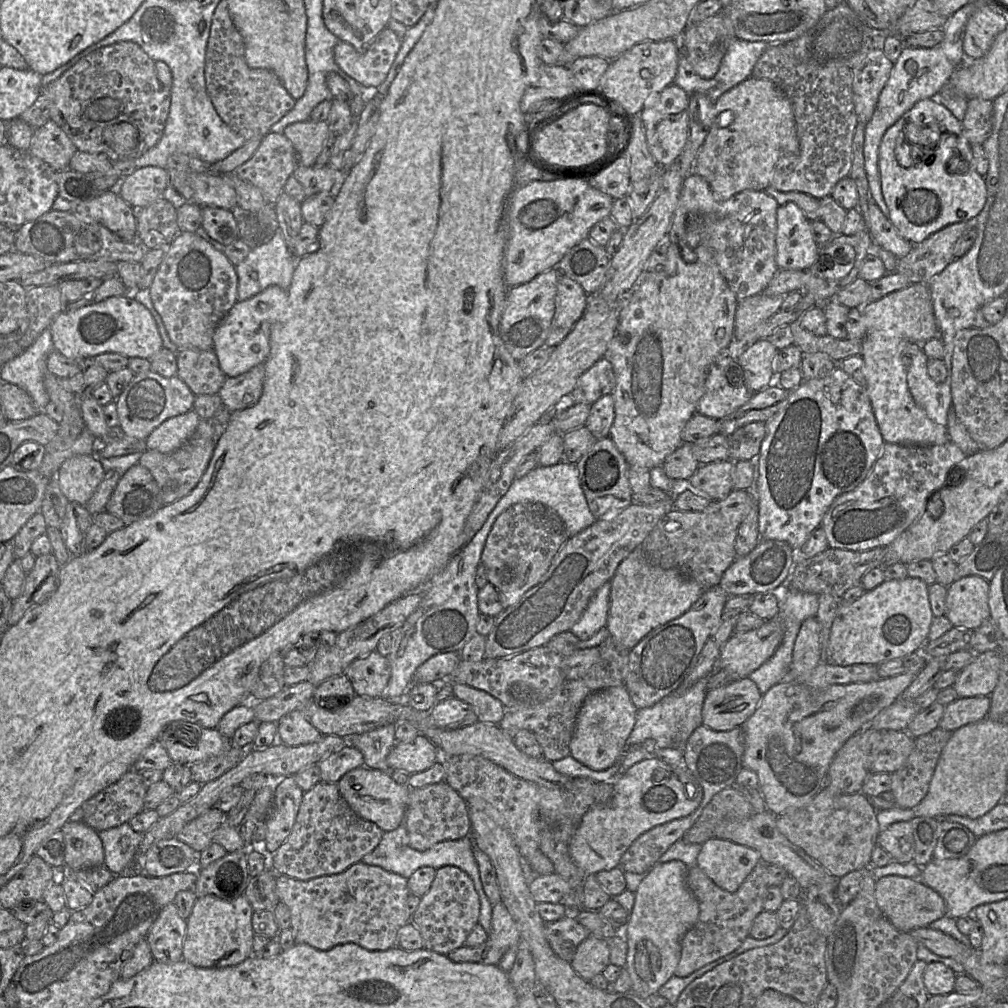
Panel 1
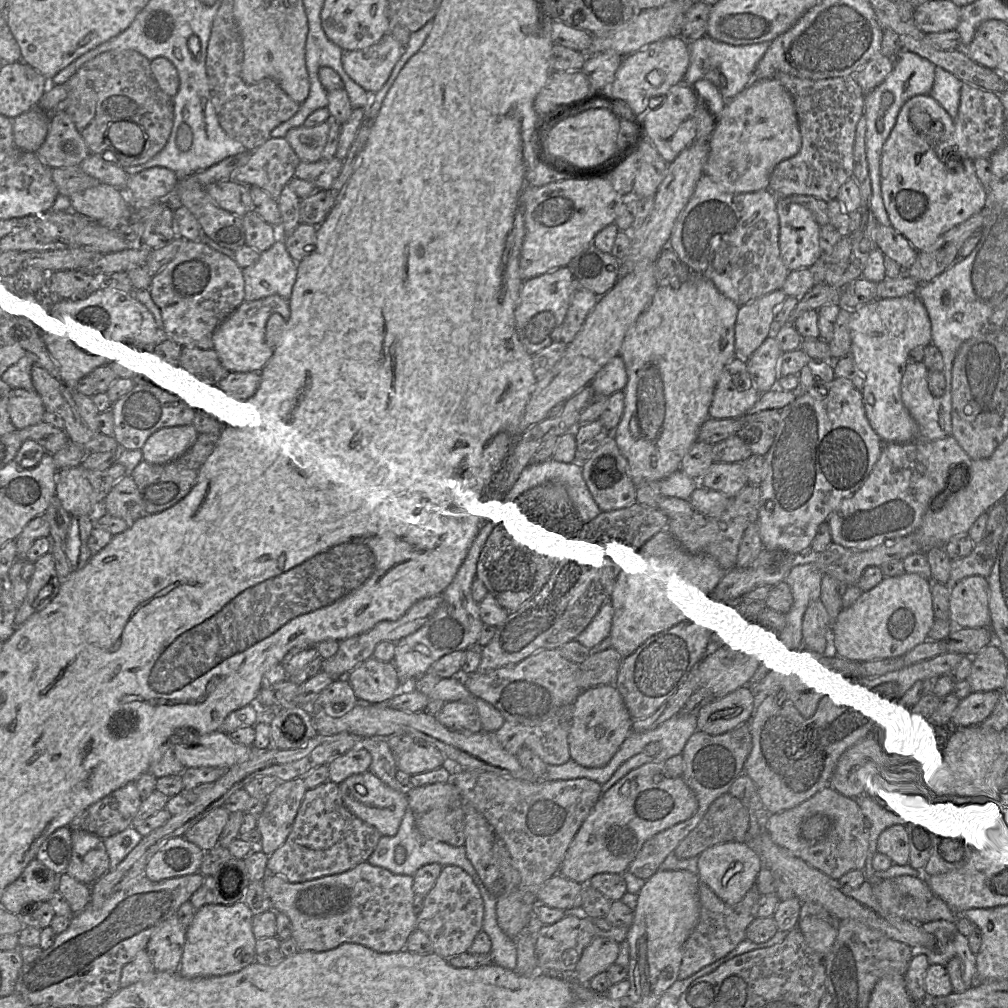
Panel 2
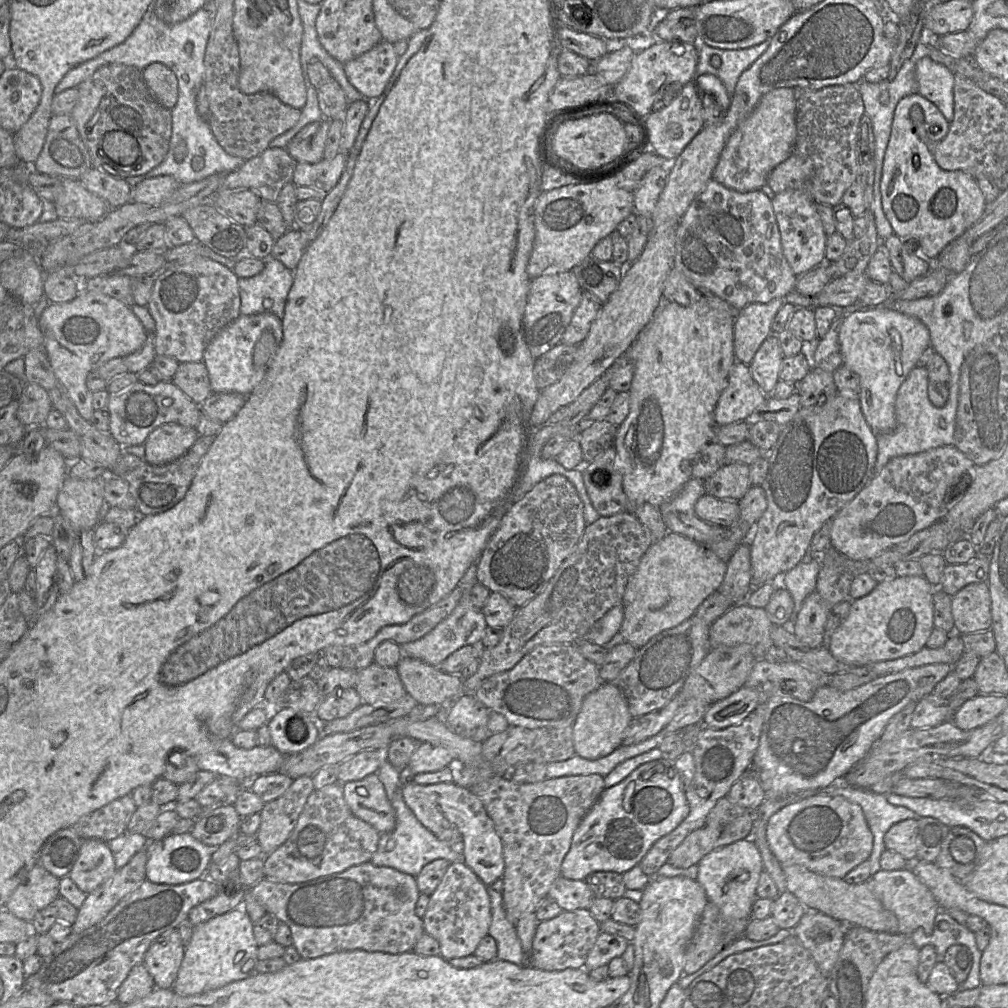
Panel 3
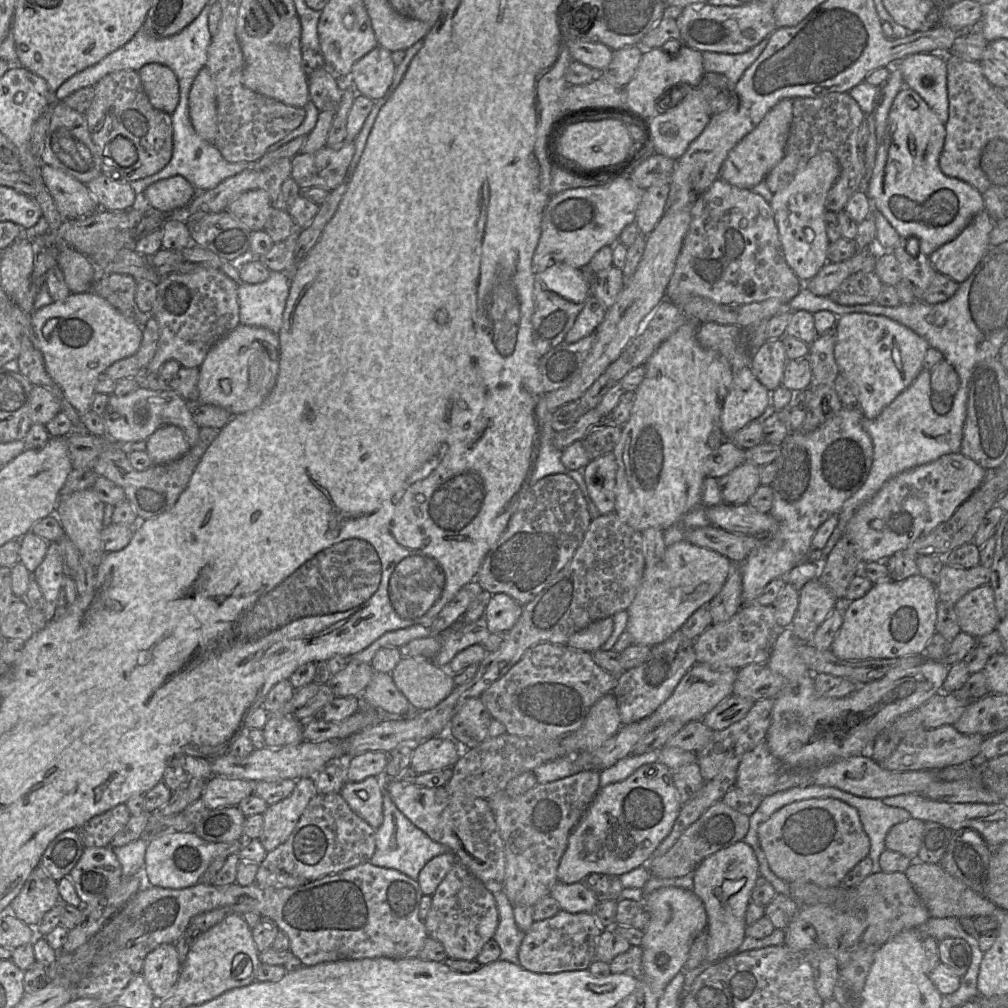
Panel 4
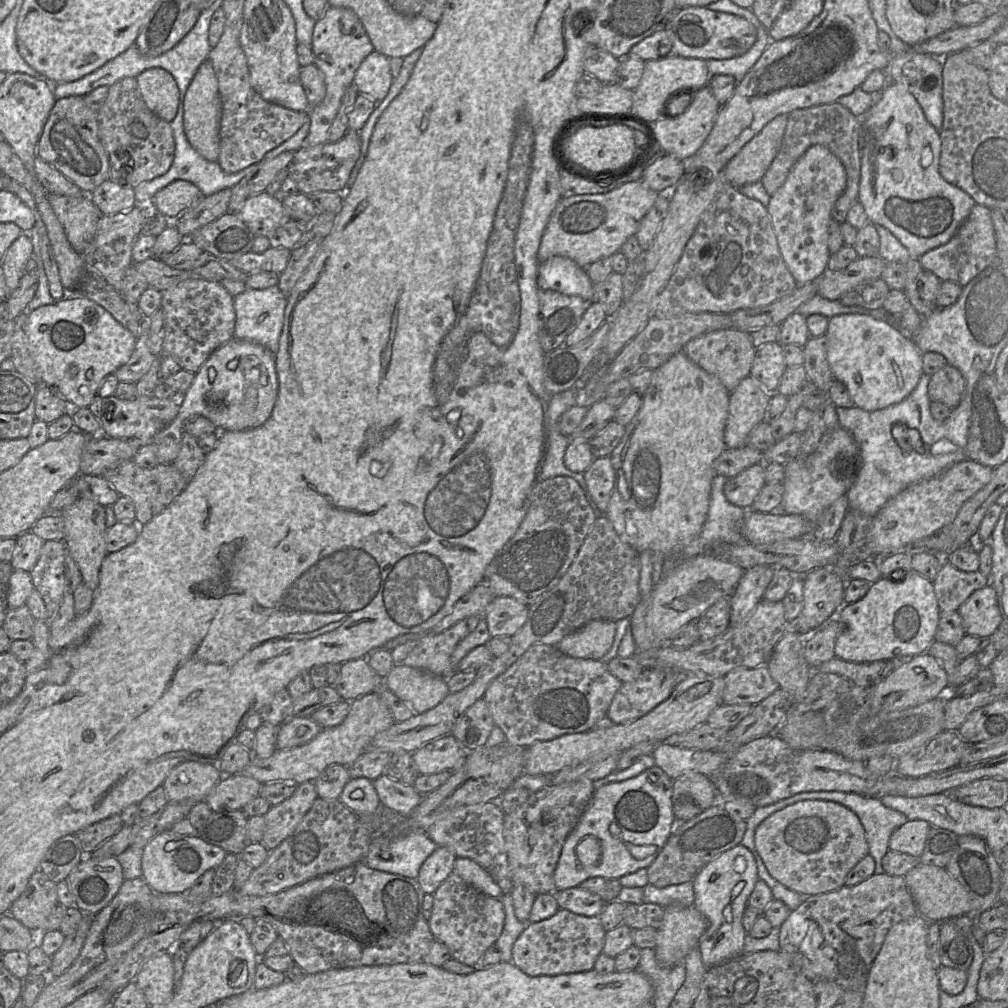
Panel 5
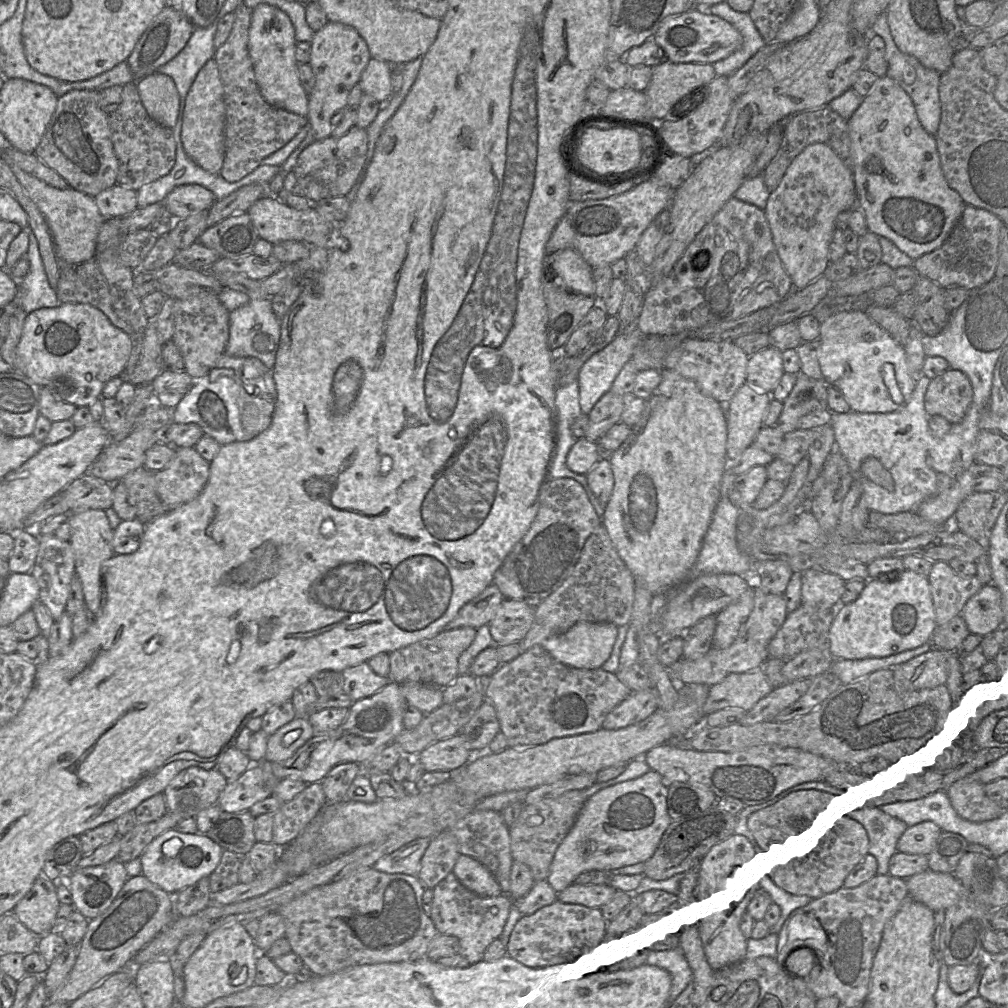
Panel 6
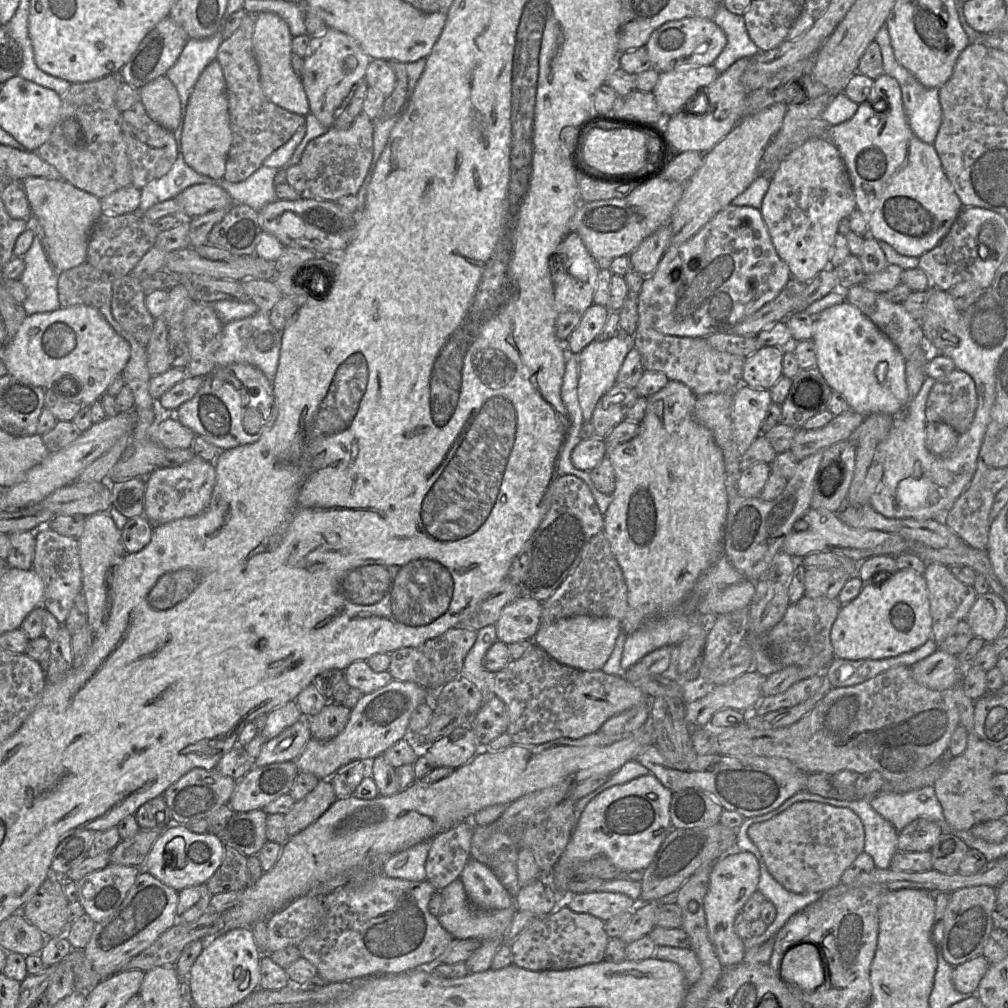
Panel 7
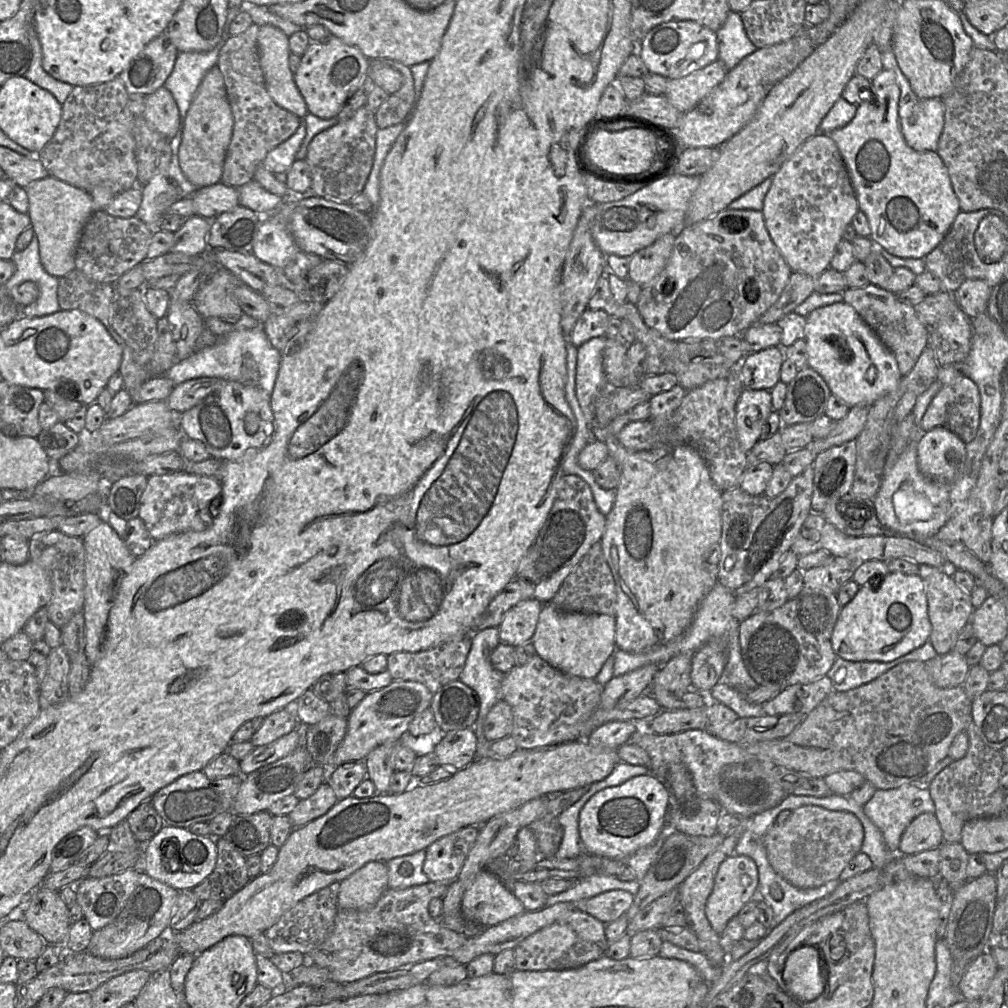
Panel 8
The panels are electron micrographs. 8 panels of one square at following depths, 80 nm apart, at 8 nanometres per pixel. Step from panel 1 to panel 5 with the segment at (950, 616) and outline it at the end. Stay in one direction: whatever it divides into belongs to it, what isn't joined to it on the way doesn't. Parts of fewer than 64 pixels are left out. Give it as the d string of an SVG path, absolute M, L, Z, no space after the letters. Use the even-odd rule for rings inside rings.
M990 585L975 590L958 608L965 634L989 639L1002 621L996 592Z

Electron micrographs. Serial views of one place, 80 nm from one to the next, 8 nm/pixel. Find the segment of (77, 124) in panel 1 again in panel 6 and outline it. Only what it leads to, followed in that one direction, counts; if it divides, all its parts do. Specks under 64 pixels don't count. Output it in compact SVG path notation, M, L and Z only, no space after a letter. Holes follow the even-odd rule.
M132 80L123 85L122 101L118 108L109 114L109 126L114 152L119 160L118 184L137 191L143 185L167 175L172 170L176 160L176 141L173 130L162 126L148 115L141 102L135 81Z

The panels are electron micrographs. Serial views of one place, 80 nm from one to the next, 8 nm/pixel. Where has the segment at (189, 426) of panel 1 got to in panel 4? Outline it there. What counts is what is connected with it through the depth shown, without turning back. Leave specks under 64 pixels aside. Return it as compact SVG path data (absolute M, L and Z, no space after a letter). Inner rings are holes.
M164 425L145 442L152 465L167 464L184 456L189 450L184 432L175 425Z

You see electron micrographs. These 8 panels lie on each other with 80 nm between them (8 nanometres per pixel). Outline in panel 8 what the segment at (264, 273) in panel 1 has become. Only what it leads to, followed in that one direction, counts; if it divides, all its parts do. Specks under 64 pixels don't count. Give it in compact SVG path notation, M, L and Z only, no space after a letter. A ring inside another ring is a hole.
M264 327L232 331L219 337L213 345L199 349L187 359L175 364L163 375L167 376L174 385L200 377L217 377L259 387L271 395L282 354L272 346Z

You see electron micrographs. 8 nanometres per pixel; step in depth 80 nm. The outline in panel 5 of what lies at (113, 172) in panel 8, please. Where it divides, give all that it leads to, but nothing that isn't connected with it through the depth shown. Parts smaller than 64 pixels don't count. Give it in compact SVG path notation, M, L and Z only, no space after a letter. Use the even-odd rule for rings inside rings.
M84 96L56 100L37 144L37 157L62 173L85 194L91 194L109 179L110 163L99 139L97 111L87 106Z

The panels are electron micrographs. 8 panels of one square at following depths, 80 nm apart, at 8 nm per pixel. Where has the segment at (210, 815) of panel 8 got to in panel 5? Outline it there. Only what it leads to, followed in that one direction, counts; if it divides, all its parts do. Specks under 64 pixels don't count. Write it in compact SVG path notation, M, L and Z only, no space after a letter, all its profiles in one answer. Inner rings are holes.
M185 761L173 767L163 782L168 801L205 801L207 795L222 779L218 765Z

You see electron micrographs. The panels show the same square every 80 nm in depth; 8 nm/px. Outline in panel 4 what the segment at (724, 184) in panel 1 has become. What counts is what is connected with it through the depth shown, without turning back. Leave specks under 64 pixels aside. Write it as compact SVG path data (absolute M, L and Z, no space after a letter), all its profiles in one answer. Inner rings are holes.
M793 99L780 100L768 111L757 127L729 152L720 168L719 179L742 189L751 189L761 183L785 155L792 119Z

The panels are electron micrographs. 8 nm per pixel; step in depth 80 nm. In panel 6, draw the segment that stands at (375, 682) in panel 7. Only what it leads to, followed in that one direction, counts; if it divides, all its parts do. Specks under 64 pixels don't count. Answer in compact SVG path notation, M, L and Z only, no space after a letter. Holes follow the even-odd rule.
M366 661L344 669L342 674L344 692L353 701L372 695L389 682L388 676L376 674Z

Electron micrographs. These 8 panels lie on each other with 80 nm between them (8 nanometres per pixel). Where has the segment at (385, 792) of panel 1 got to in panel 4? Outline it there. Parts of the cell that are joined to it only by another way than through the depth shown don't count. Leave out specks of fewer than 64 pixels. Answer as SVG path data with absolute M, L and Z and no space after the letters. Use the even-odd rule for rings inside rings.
M368 777L361 782L346 782L340 794L349 807L374 829L383 823L384 782Z

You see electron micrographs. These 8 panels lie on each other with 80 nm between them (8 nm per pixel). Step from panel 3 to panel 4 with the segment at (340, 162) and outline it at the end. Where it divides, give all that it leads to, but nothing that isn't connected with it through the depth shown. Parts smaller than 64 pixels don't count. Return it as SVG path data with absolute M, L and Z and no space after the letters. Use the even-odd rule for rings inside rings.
M345 141L337 147L324 146L313 153L298 153L291 159L291 177L301 189L337 188L345 178L355 153L354 142Z

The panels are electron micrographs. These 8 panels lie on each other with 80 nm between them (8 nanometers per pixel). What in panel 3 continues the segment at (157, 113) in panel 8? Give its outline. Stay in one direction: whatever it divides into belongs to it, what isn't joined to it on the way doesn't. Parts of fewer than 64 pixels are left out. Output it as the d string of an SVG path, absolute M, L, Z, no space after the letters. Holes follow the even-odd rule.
M160 62L149 64L142 70L142 74L155 99L165 108L173 109L179 96L176 74Z

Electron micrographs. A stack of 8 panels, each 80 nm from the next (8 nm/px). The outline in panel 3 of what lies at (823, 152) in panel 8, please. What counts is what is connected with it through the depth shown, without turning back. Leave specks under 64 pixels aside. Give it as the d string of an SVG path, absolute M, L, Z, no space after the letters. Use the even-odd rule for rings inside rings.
M803 188L788 189L771 197L780 232L781 248L791 270L798 277L824 263L826 234L815 201Z

